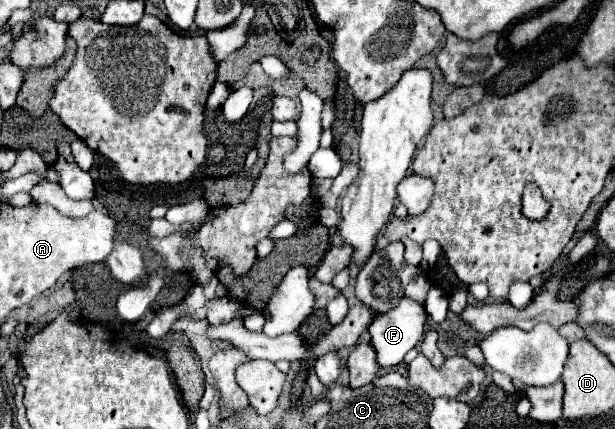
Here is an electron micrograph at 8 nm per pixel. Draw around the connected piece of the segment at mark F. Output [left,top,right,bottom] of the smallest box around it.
[369,298,427,370]

